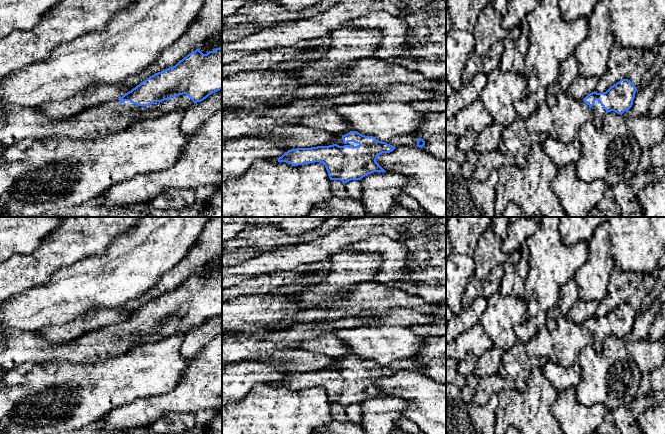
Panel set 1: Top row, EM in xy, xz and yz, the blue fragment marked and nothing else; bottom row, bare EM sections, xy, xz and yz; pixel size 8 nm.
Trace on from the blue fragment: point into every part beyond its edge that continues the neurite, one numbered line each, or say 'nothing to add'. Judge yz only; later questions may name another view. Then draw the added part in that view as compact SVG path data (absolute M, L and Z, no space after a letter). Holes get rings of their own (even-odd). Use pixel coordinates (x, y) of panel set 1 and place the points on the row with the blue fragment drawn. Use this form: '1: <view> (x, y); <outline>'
1: yz (599, 112); M596 100L594 105L591 107L591 111L593 113L593 124L597 129L601 129L603 124L603 118L606 115L606 110L599 103L599 101Z

